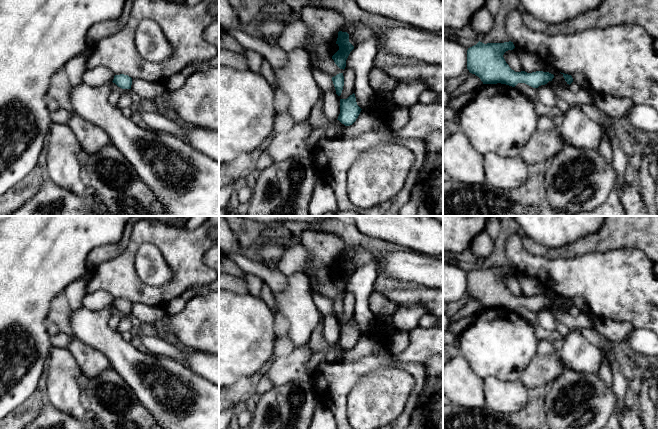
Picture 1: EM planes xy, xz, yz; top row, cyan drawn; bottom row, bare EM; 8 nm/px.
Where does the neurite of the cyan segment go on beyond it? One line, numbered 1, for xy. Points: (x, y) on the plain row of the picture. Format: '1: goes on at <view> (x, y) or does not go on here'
1: does not go on here

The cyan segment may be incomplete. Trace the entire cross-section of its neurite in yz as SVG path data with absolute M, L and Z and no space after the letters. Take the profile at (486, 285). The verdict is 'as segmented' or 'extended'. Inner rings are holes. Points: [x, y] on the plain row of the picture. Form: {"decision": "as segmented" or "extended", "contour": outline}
{"decision": "as segmented", "contour": "M478 266L476 269L468 272L467 274L467 293L470 297L478 300L483 308L506 308L515 311L518 307L525 307L533 312L538 312L541 309L547 308L552 305L554 299L549 296L536 295L527 297L525 295L515 296L506 287L503 279L508 274L515 272L513 266L504 267L487 267Z"}

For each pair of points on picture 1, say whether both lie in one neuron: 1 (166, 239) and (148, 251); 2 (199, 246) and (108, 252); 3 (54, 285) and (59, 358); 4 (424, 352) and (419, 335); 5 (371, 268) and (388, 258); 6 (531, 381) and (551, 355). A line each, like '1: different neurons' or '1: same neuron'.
1: different neurons
2: different neurons
3: different neurons
4: same neuron
5: different neurons
6: same neuron

